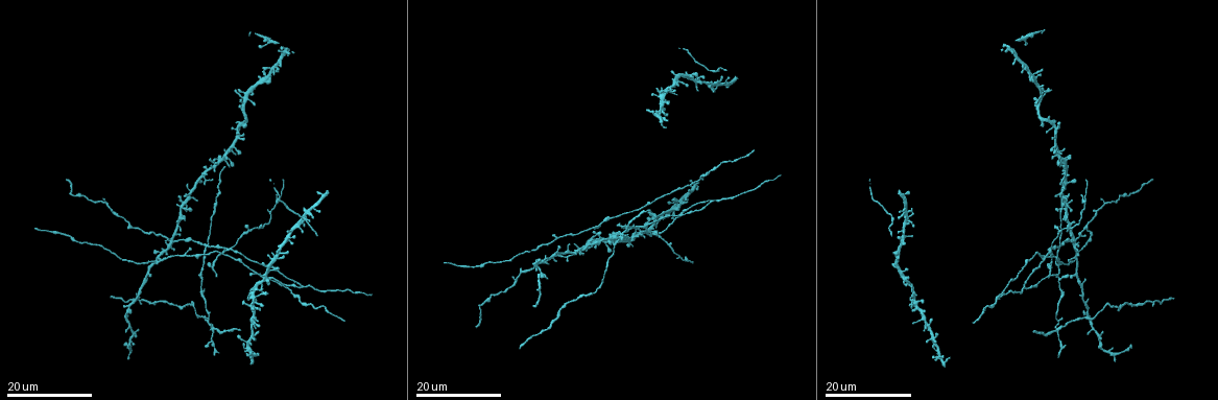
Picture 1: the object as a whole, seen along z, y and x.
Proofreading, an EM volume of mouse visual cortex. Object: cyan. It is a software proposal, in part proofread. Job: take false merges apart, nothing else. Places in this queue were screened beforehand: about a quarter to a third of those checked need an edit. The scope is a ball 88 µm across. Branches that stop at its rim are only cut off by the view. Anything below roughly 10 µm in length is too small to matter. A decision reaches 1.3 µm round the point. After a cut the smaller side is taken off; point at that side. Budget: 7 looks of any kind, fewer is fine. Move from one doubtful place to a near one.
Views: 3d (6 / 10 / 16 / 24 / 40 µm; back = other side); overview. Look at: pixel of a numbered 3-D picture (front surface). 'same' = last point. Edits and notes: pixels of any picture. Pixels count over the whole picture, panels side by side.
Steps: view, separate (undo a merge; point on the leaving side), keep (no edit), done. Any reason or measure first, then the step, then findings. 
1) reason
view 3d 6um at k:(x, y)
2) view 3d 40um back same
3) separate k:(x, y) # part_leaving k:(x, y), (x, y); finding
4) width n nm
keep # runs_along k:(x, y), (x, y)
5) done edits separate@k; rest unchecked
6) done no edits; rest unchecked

four or more arms meet
view 3d 16um at 1:(582, 249)

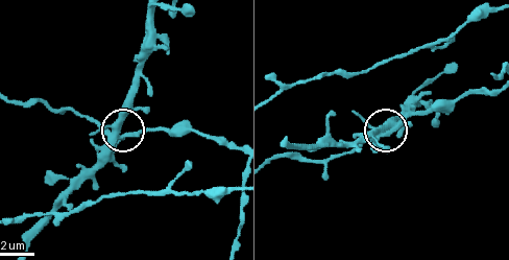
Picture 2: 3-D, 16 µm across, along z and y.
view 3d 6um at 2:(387, 134)

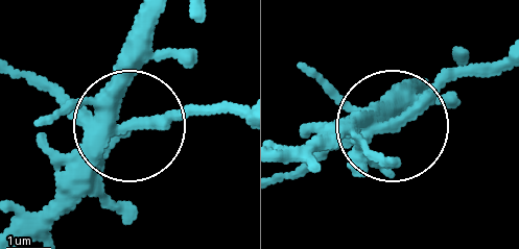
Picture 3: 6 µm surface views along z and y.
side_arm 77 um
keep # runs_along 3:(20, 226), (128, 126), (121, 58), (132, 28); one neuron here

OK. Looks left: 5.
four arms meet
view 3d 24um at 1:(208, 247)

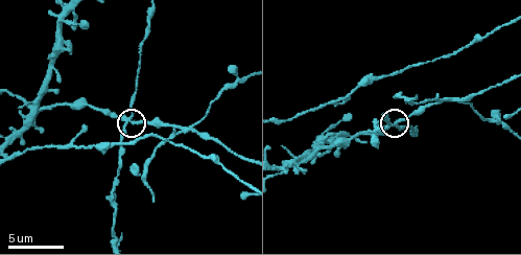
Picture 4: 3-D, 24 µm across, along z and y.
view 3d 6um at 4:(124, 122)

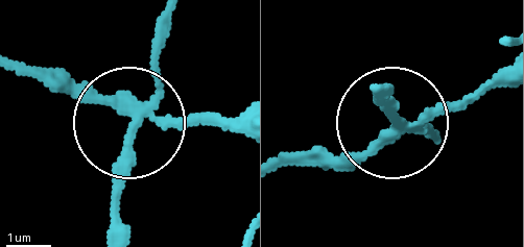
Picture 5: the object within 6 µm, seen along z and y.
view 3d 6um back at 5:(393, 118)

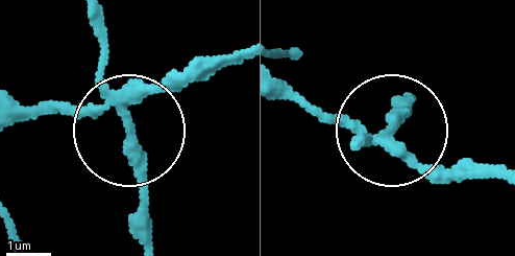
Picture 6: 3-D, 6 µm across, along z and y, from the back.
arms 4
separate 6:(135, 164) # part_leaving 6:(121, 103), (143, 166), (143, 234); two neurons meet here

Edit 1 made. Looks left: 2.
branch point
view 3d 16um at 1:(710, 202)

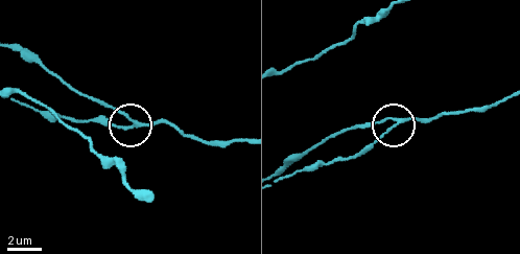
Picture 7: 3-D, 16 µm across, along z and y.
view 3d 10um at 7:(397, 122)

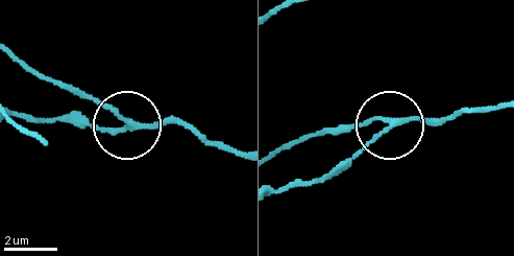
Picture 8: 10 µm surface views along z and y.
width 180 nm
keep # runs_along 8:(277, 153), (325, 130), (386, 118), (334, 175); one neuron here

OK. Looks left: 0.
done edits separate@6; rest unchecked

